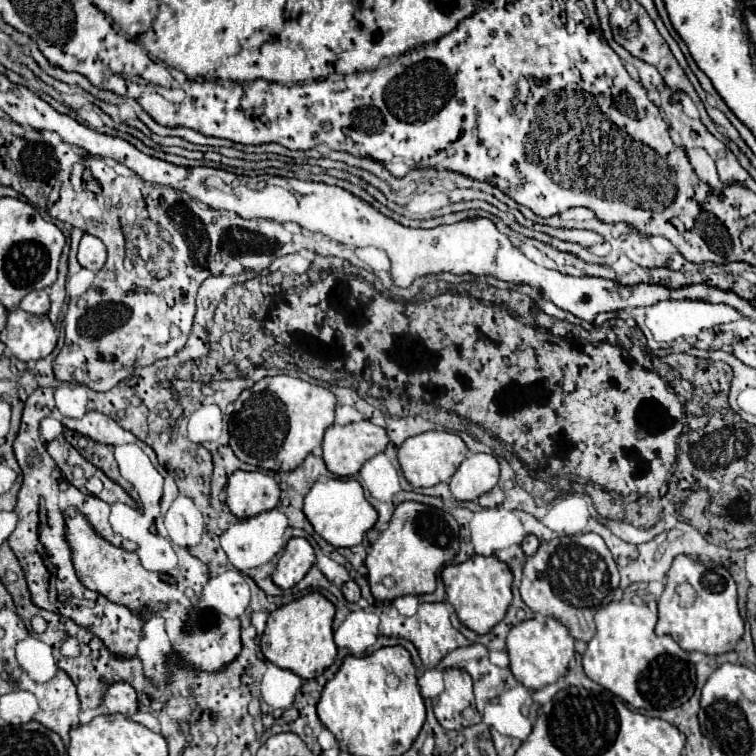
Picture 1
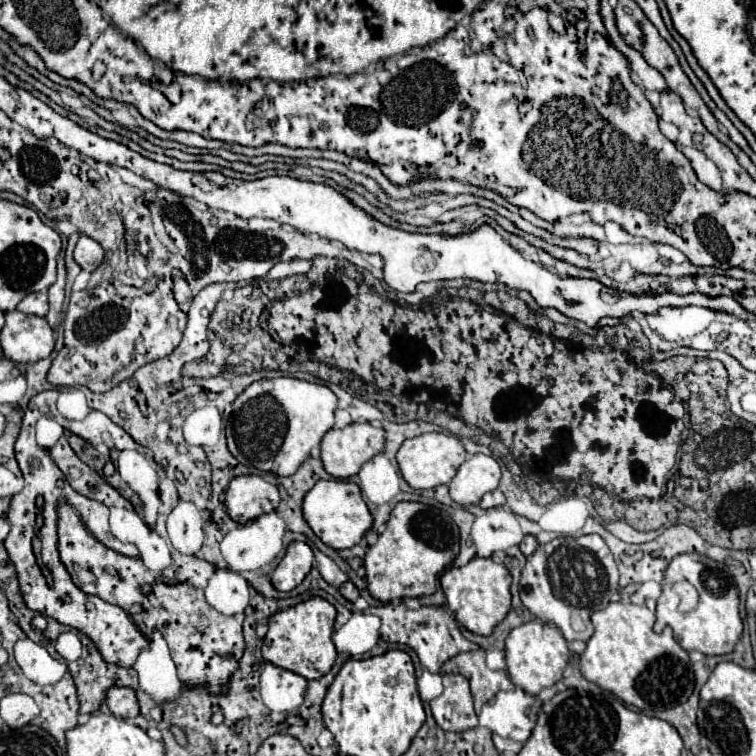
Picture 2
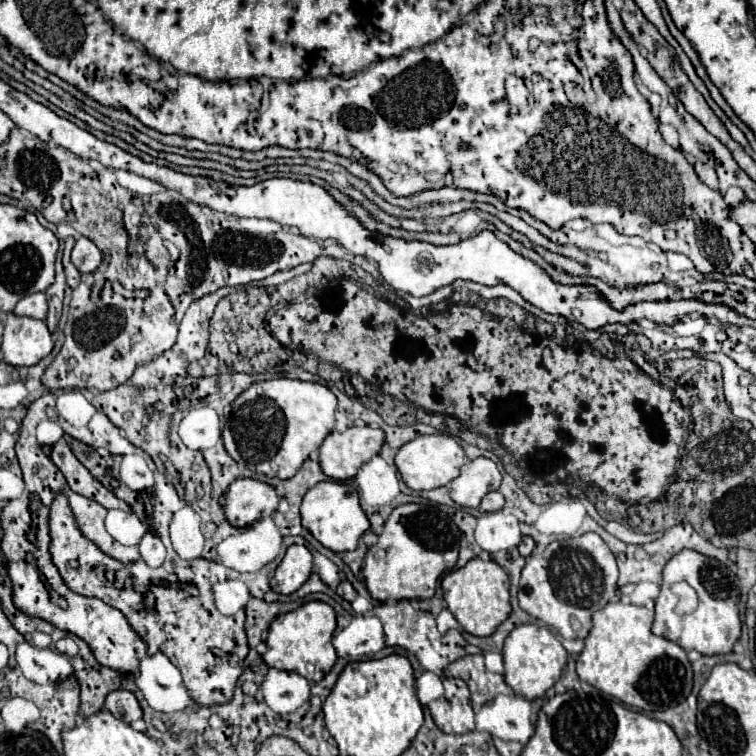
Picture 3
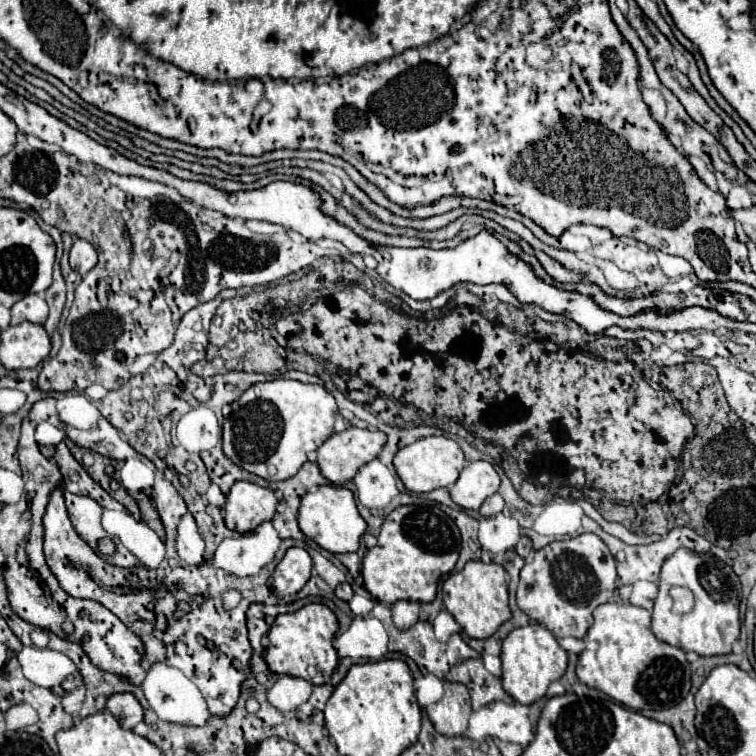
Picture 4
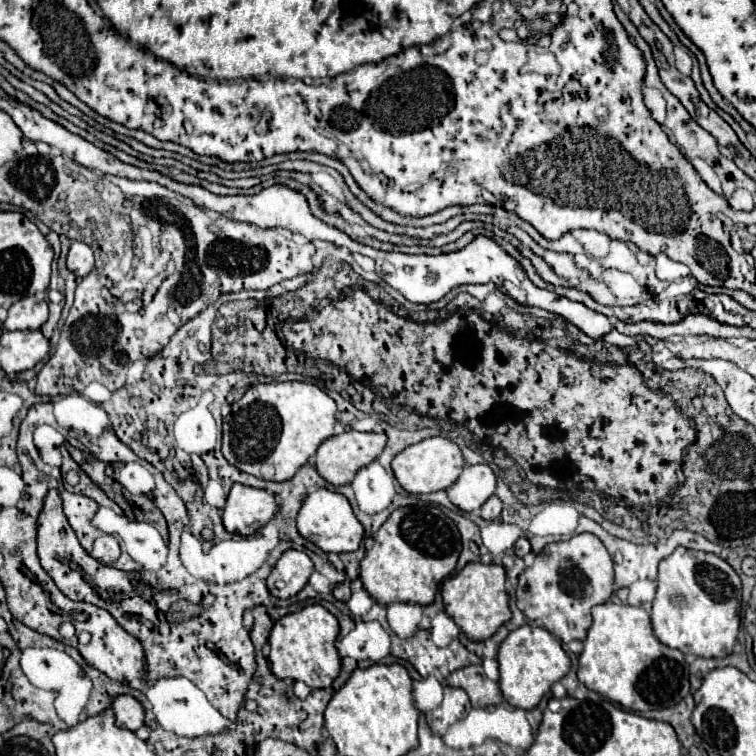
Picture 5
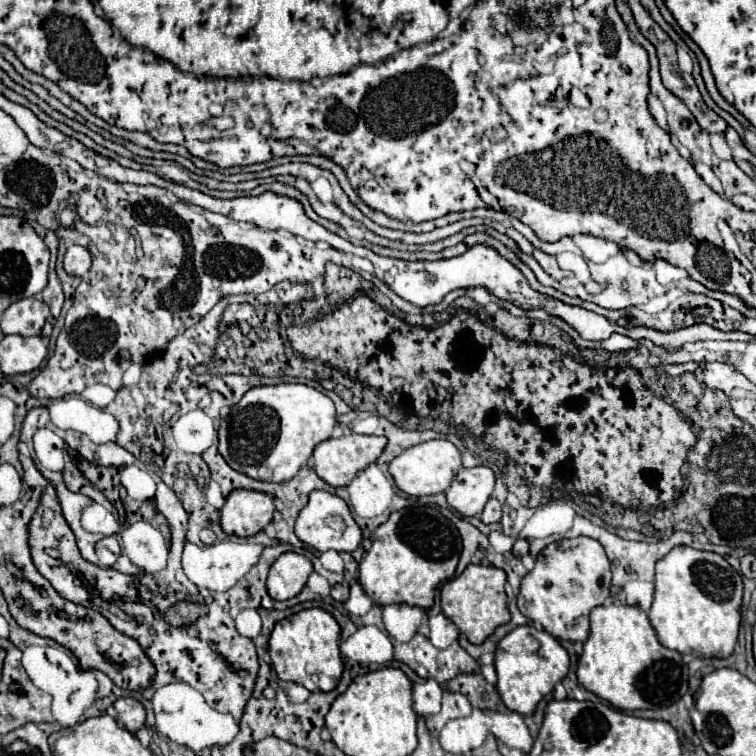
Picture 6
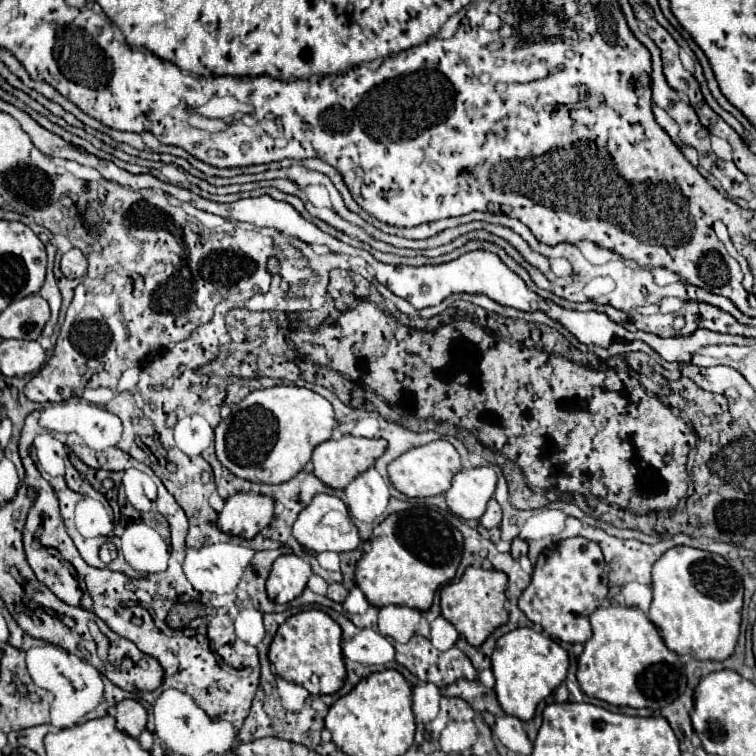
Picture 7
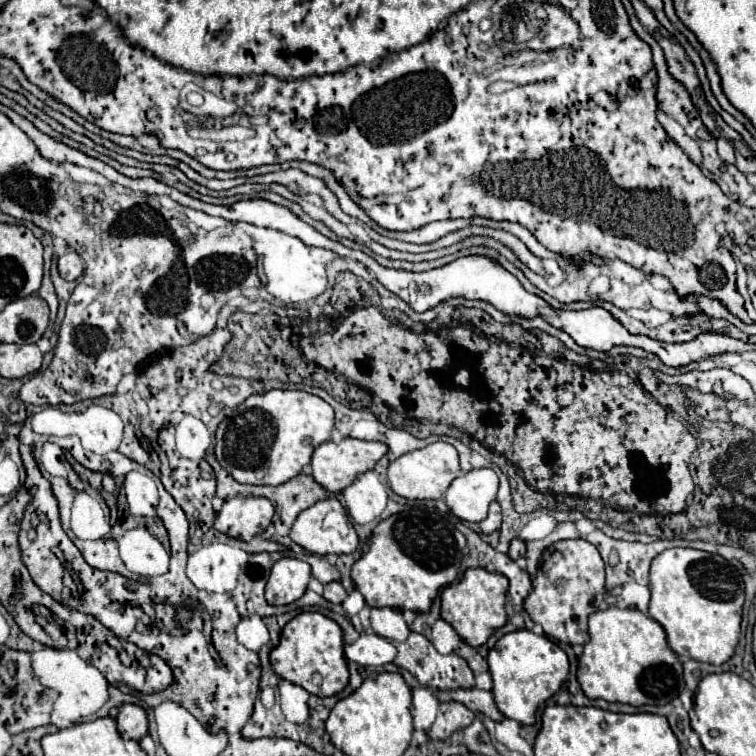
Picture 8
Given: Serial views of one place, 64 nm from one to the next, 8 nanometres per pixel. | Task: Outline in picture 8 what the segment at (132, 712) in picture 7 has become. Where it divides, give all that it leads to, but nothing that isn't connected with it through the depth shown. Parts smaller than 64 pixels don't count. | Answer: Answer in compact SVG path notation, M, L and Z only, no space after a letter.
M122 704L118 706L118 714L116 714L116 722L118 722L118 730L124 738L130 740L142 740L148 734L148 718L146 718L146 710L138 704Z

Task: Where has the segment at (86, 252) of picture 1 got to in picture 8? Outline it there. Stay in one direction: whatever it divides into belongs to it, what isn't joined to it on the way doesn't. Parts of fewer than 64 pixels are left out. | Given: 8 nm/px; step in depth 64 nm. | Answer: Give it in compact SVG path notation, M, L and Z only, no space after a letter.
M72 250L72 252L68 252L68 254L58 258L58 270L60 270L60 276L64 280L76 280L84 272L84 262L78 256L78 252Z

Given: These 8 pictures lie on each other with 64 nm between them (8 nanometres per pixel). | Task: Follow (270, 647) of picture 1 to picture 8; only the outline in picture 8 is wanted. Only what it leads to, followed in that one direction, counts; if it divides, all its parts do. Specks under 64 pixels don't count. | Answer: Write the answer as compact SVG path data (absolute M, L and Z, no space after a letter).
M302 612L292 618L280 636L280 642L270 652L274 672L308 690L316 696L334 696L348 684L348 666L342 652L342 628L320 612Z

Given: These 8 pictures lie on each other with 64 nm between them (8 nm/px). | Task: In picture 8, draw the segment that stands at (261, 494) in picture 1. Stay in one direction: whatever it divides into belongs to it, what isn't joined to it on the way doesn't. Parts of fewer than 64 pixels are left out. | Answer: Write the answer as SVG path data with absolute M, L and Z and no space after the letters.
M236 496L224 502L216 516L214 528L232 538L250 542L256 534L268 528L274 516L274 504L268 498Z

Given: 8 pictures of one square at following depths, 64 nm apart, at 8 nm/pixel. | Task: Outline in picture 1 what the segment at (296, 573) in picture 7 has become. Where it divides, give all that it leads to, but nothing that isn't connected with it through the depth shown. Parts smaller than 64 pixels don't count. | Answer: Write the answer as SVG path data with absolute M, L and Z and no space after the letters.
M300 536L290 538L284 548L284 554L280 556L280 560L276 564L272 580L282 590L292 588L306 576L306 572L314 566L314 562L316 562L316 554L314 554L314 548L310 546L310 542Z

